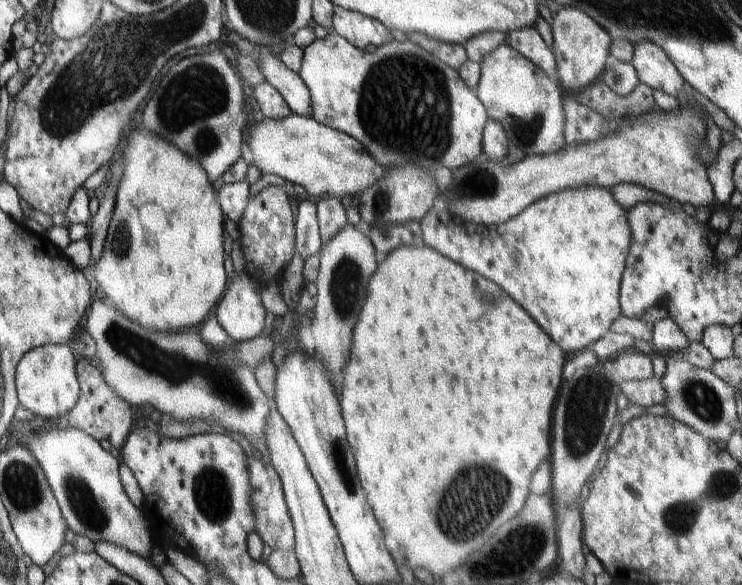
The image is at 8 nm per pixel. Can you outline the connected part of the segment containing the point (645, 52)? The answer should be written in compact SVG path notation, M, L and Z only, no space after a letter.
M640 42L634 48L630 62L638 79L653 90L662 91L675 99L683 89L685 81L666 55L654 42Z

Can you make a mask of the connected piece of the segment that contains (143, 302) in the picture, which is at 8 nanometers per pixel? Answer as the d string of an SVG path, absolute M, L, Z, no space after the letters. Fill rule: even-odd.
M142 127L138 130L132 130L132 134L128 140L128 146L126 146L124 152L124 159L124 175L117 186L113 218L110 222L109 230L103 245L103 252L98 262L86 269L86 274L93 285L100 285L102 292L108 297L108 303L113 308L120 311L127 320L138 324L142 329L150 330L152 333L158 334L164 332L168 334L172 332L172 334L175 334L173 332L174 329L182 330L182 328L198 326L198 324L204 323L211 312L215 310L216 305L227 288L226 284L228 284L228 276L223 266L225 252L222 244L225 222L222 217L222 210L217 202L217 193L213 190L212 183L208 181L206 172L198 165L196 160L190 159L190 156L180 152L180 150L177 150L173 145L170 145L158 136L152 135ZM142 240L146 240L148 246L146 246L144 252L140 254Z

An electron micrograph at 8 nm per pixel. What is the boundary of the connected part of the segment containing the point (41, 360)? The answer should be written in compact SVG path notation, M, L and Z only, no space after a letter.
M47 345L26 352L15 370L15 386L19 403L34 416L47 418L48 424L70 412L80 396L76 363L67 345Z

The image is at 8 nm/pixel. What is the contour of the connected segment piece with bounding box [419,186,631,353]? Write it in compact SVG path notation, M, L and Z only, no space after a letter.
M586 186L543 197L514 219L492 227L460 221L439 204L419 222L426 246L495 283L564 353L576 353L611 332L611 324L621 314L619 293L631 242L626 214L608 189Z

